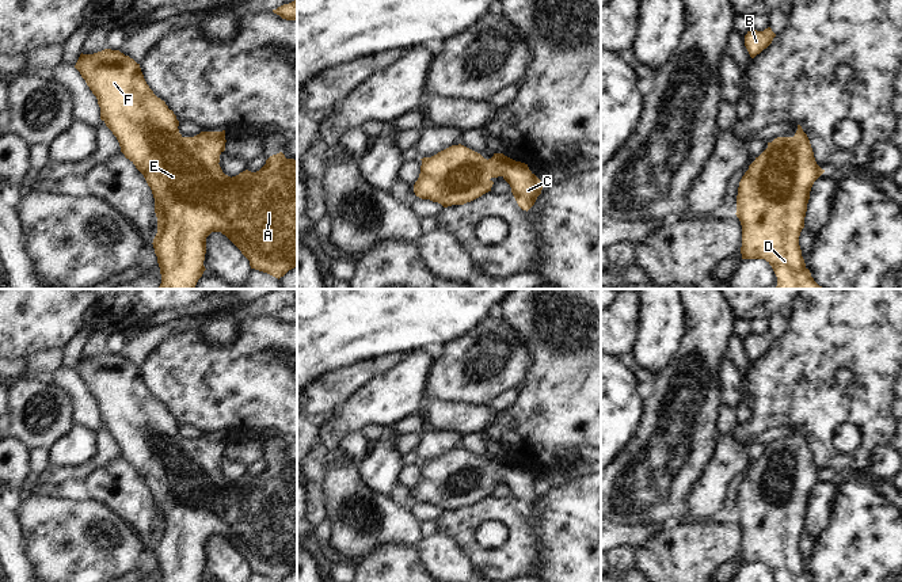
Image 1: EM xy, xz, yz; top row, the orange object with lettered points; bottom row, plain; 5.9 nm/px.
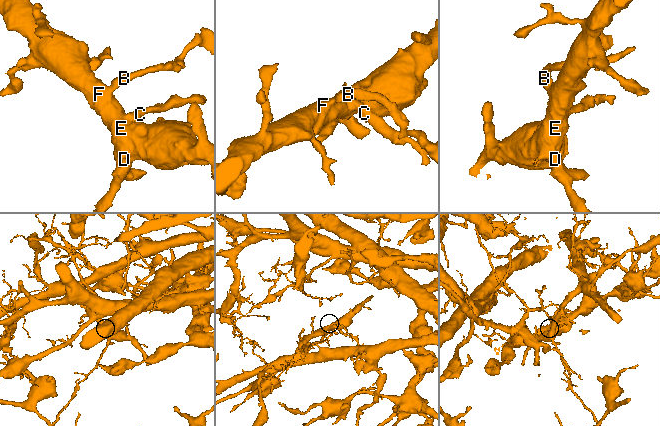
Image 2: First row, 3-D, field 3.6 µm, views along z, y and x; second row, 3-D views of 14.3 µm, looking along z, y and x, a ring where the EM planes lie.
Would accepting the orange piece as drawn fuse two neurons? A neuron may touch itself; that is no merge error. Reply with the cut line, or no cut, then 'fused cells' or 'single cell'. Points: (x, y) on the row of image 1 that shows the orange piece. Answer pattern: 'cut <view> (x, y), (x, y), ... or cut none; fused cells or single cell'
cut none; single cell

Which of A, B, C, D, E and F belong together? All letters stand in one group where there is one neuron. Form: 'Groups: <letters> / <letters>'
Groups: A B C D E F

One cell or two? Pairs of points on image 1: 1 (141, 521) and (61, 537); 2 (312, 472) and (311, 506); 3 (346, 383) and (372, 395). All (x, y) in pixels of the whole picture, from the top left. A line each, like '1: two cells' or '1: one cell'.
1: two cells
2: one cell
3: two cells

